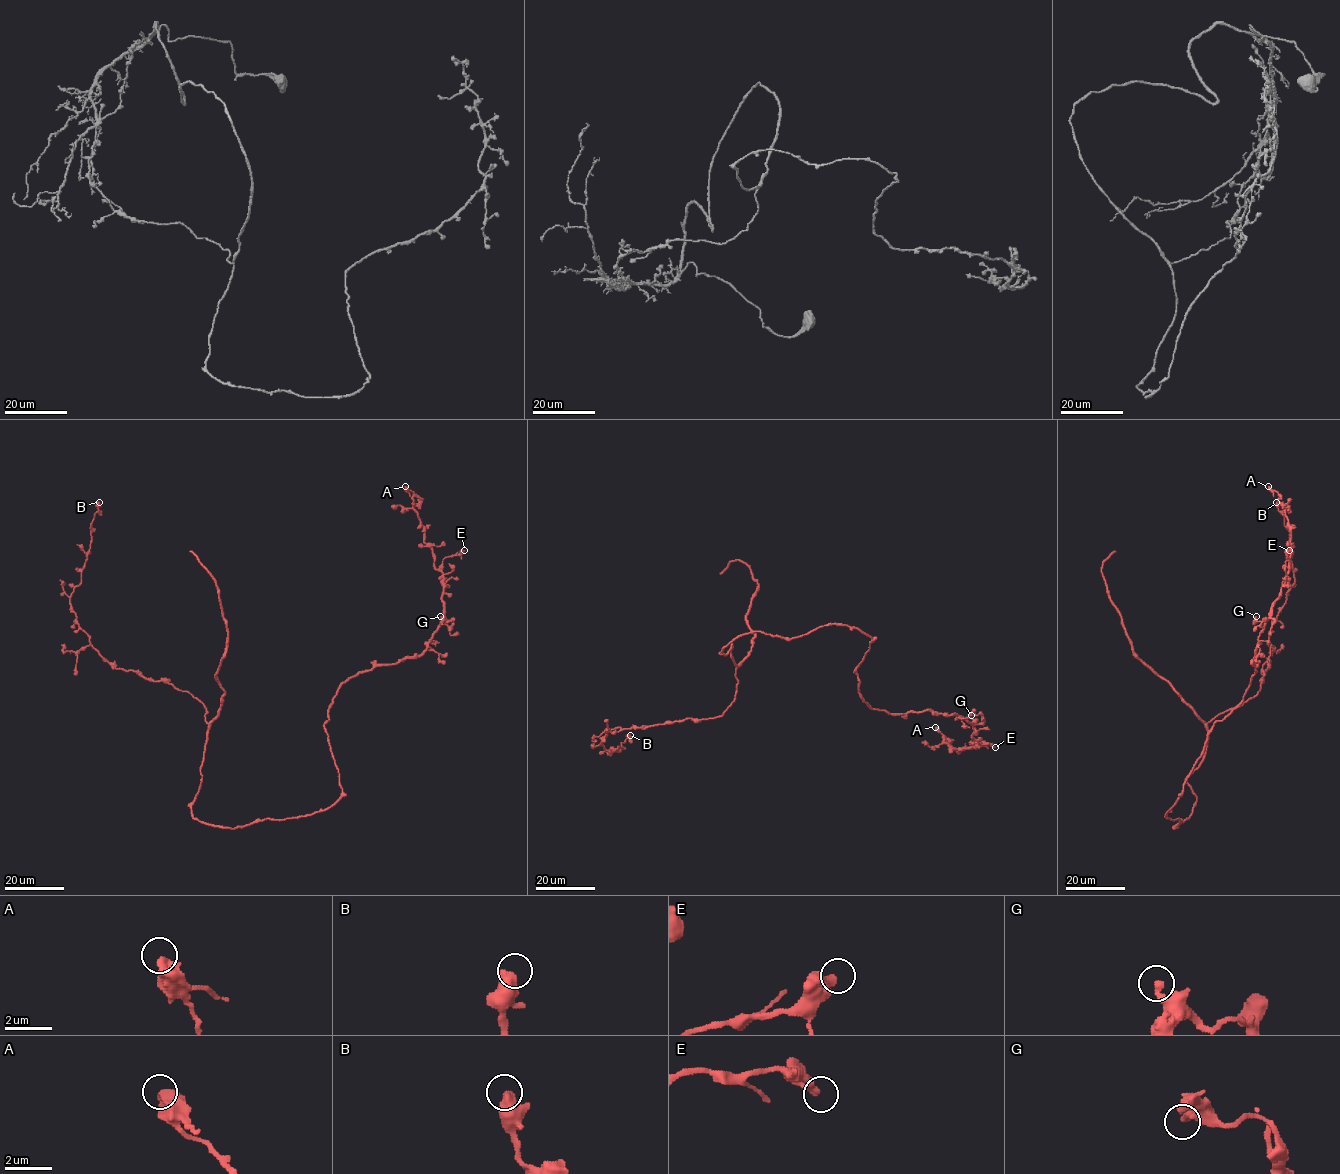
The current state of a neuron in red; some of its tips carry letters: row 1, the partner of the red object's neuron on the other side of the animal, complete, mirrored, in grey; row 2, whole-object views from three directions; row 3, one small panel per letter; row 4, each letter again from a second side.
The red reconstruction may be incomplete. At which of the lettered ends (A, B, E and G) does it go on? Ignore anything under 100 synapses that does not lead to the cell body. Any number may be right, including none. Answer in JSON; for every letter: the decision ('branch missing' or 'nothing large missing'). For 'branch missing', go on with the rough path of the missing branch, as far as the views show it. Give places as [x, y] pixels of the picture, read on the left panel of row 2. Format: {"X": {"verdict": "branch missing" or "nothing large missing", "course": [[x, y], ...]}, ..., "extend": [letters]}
{"A": {"verdict": "nothing large missing"}, "B": {"verdict": "nothing large missing"}, "E": {"verdict": "nothing large missing"}, "G": {"verdict": "nothing large missing"}, "extend": []}

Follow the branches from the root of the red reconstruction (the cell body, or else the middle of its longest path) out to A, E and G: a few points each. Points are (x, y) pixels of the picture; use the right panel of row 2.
A: (1180, 821), (1166, 814), (1209, 731), (1243, 699), (1259, 633), (1289, 571), (1290, 526), (1268, 486)
E: (1180, 821), (1166, 814), (1182, 792), (1207, 733), (1241, 701), (1250, 684), (1259, 633), (1289, 569), (1289, 550)
G: (1180, 821), (1166, 814), (1207, 733), (1241, 701), (1255, 673), (1266, 622), (1256, 616)

